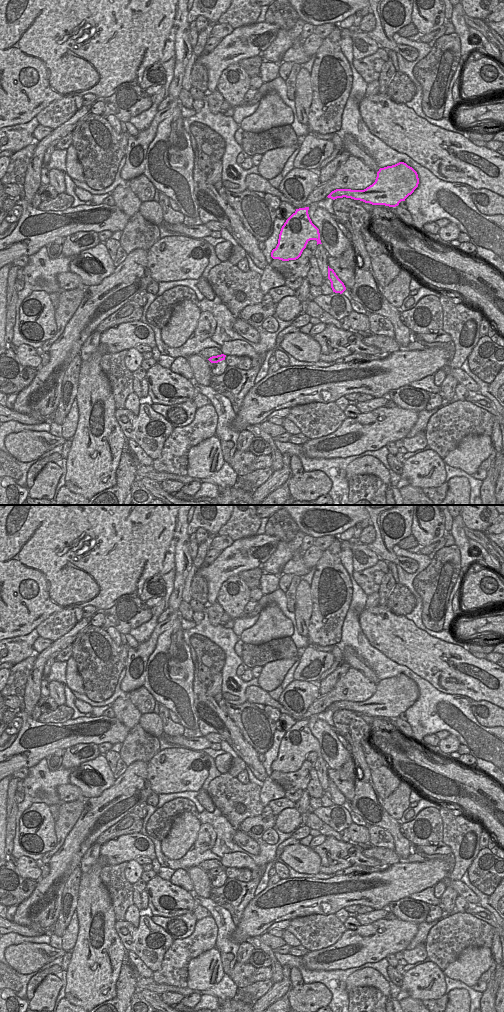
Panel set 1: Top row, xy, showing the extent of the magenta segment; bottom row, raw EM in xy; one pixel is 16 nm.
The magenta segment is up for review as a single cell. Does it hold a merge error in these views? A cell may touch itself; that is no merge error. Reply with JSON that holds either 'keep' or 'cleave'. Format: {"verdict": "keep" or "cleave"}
{"verdict": "keep"}

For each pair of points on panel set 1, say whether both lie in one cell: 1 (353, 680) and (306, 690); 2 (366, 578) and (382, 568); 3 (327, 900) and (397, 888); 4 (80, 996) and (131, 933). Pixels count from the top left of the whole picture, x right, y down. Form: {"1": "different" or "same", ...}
{"1": "different", "2": "same", "3": "same", "4": "different"}

